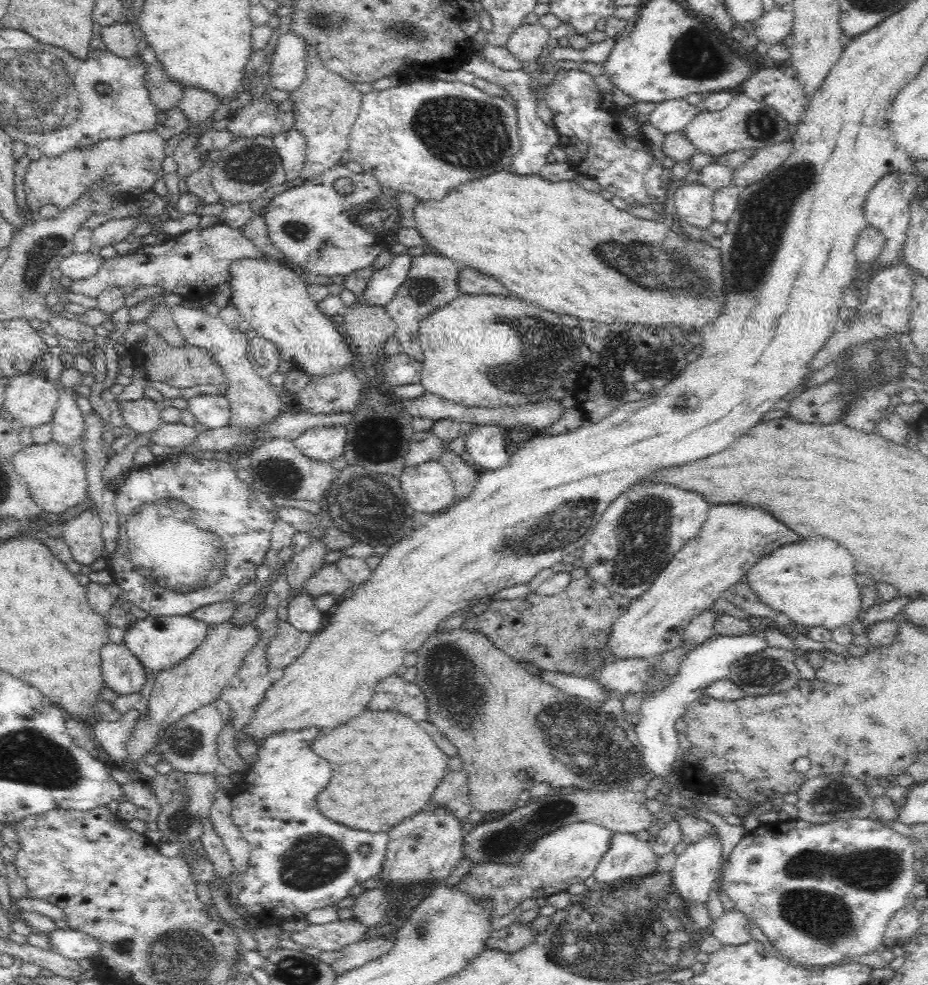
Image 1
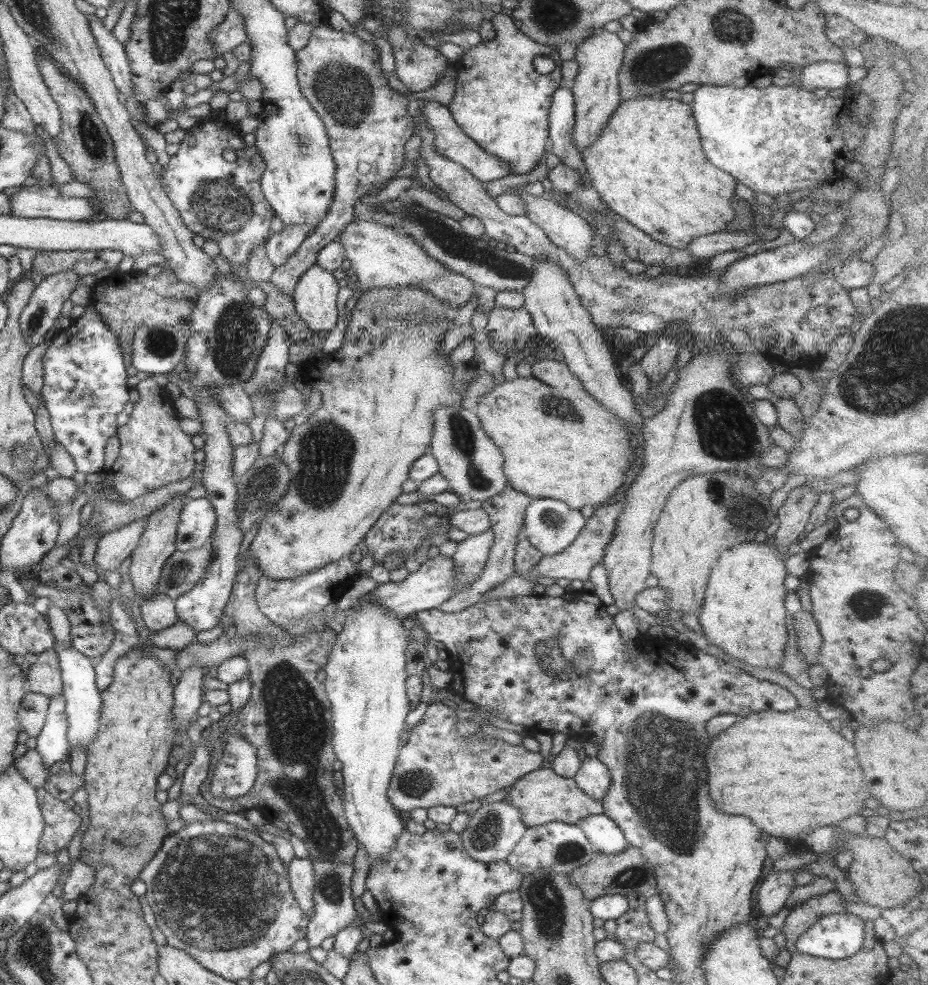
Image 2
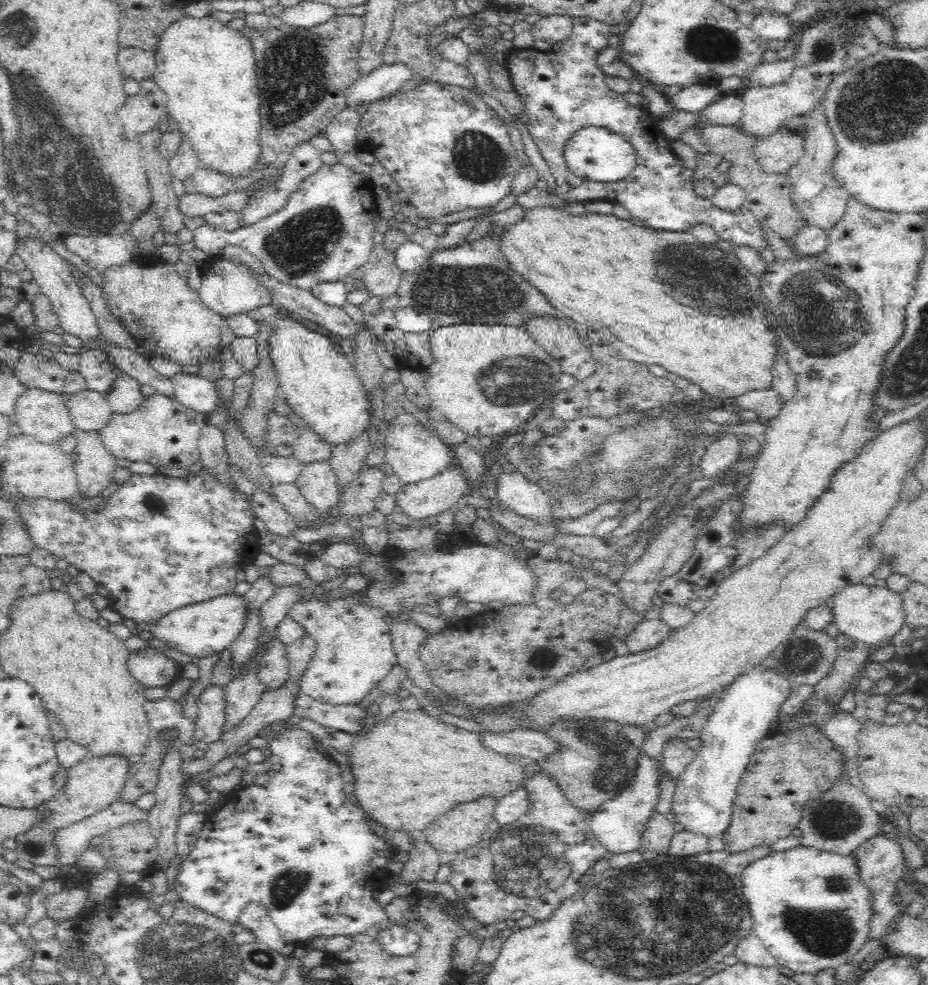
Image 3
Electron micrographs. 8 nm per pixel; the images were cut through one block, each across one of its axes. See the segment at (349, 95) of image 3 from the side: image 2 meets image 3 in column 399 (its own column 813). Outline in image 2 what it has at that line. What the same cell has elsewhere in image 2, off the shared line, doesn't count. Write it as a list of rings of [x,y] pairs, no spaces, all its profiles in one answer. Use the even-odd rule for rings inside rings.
[[[819,61],[803,65],[799,73],[799,88],[813,91],[816,88],[845,88],[848,85],[847,65],[843,62]]]

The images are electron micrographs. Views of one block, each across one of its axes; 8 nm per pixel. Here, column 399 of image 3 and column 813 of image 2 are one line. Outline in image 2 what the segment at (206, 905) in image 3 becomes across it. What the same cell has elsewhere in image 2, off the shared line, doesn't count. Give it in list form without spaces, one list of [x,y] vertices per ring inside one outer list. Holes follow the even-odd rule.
[[[846,911],[827,913],[800,933],[795,948],[806,958],[846,960],[861,948],[864,928],[863,920]]]

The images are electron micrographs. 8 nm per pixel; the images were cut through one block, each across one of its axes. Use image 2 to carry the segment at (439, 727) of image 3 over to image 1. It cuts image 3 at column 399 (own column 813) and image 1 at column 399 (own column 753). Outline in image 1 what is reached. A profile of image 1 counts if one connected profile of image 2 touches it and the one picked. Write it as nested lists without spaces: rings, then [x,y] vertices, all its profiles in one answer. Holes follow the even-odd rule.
[[[366,711],[338,728],[326,728],[312,748],[334,768],[330,786],[318,796],[320,812],[338,824],[348,824],[348,828],[368,830],[374,834],[390,832],[396,824],[420,814],[428,806],[432,790],[450,772],[450,756],[434,744],[426,730],[397,711]]]

